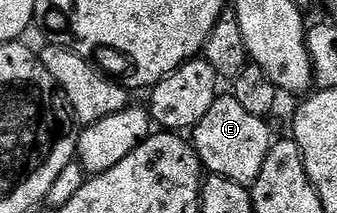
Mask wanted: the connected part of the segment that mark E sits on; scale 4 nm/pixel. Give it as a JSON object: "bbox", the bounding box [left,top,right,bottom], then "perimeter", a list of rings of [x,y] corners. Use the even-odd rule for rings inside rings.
{"bbox":[190,93,274,185],"perimeter":[[[231,93],[217,94],[206,117],[190,132],[190,142],[198,153],[201,168],[218,177],[251,185],[258,173],[262,173],[266,153],[270,153],[274,142],[268,122],[267,118],[254,117],[254,113],[249,113]]]}

